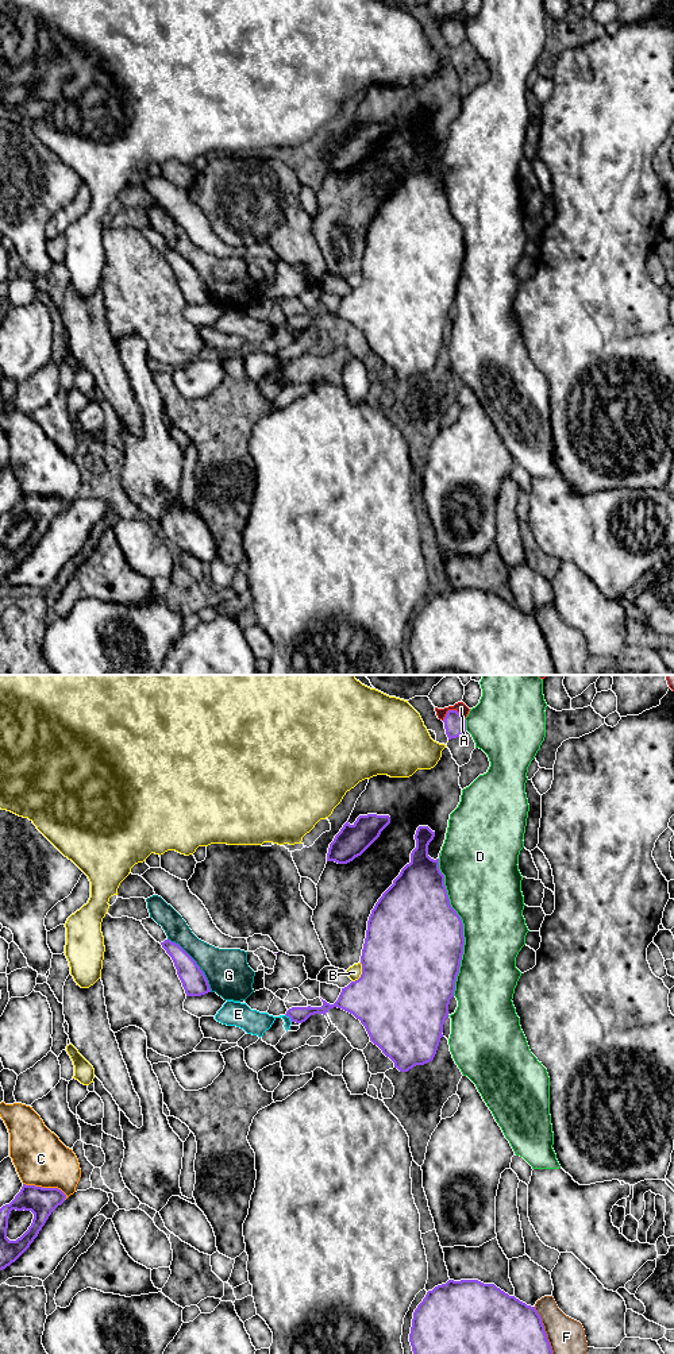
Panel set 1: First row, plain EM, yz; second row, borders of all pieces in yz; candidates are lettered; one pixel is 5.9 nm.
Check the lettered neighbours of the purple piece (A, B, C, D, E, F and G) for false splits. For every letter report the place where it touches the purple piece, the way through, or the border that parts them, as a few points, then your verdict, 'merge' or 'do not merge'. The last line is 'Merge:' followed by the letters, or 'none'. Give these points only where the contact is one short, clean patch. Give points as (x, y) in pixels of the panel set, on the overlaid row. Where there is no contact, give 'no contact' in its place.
A: yz (451, 710) | do not merge
B: yz (362, 973) | do not merge
C: yz (46, 1188) | do not merge
D: yz (462, 928) | do not merge
E: yz (289, 1017) | along yz (285, 1014), (292, 1021) | do not merge
F: yz (543, 1330) | do not merge
G: yz (195, 963) | do not merge
Merge: none

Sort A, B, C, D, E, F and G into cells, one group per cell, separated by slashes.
A / B / C / D / E / F / G

